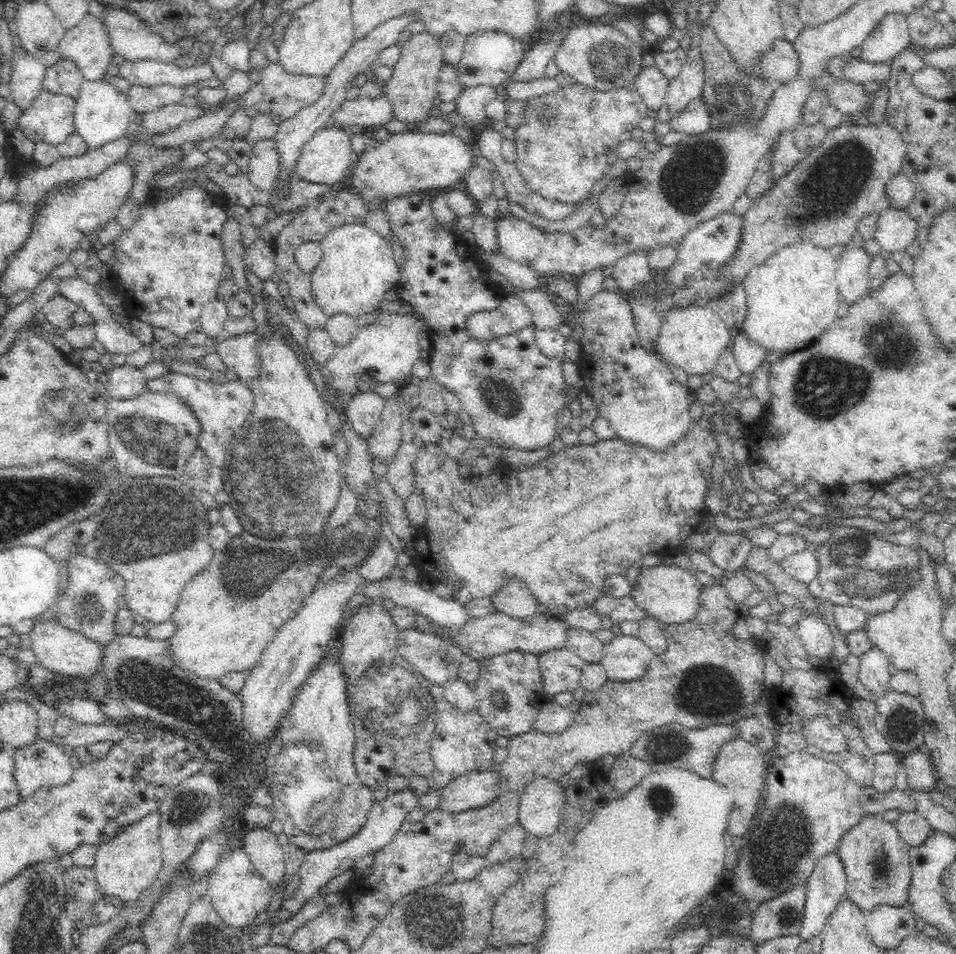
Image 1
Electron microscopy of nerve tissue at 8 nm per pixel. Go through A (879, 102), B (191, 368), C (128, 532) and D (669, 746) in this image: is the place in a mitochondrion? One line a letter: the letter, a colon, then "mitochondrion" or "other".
A: other
B: other
C: mitochondrion
D: mitochondrion

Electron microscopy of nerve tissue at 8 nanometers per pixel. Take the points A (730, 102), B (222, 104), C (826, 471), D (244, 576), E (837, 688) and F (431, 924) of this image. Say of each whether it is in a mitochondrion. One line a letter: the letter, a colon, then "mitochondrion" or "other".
A: mitochondrion
B: other
C: other
D: mitochondrion
E: other
F: mitochondrion

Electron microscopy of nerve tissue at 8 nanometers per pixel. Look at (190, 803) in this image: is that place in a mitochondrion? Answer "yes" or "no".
yes

